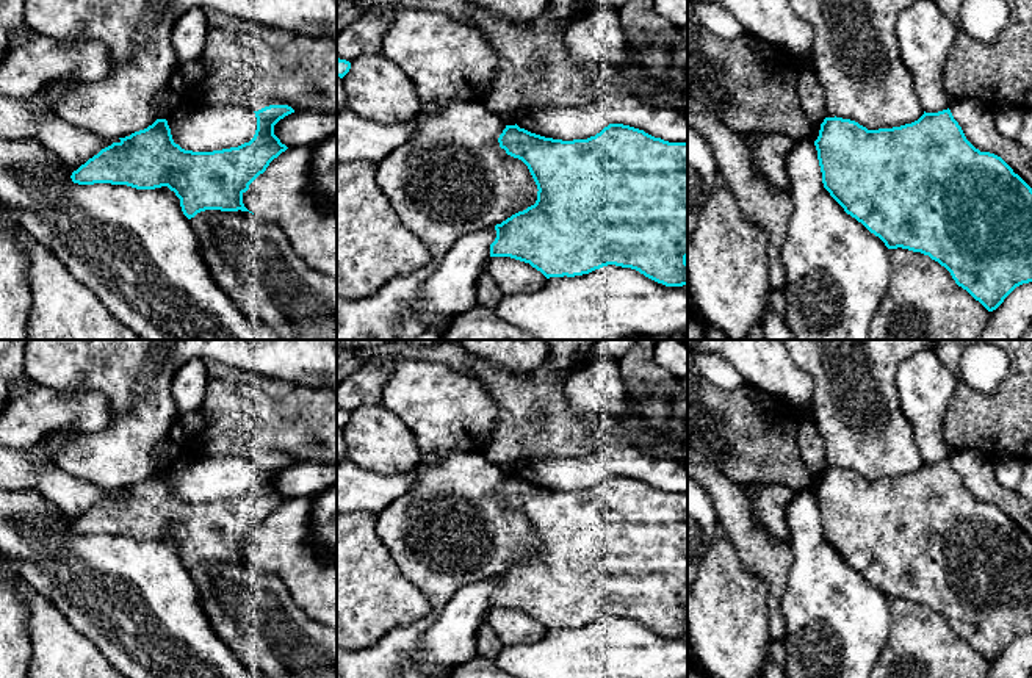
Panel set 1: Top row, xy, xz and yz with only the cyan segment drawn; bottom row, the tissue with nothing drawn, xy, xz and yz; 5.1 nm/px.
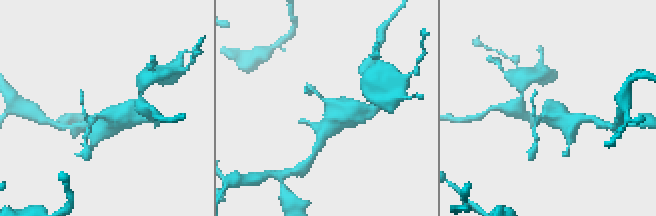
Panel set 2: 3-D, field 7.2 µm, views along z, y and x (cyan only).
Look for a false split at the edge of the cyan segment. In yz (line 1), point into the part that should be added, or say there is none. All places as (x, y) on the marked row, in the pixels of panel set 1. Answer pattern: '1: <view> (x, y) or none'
1: none

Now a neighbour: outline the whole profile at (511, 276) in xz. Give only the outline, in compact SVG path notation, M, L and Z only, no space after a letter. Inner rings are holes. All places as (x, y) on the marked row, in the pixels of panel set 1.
M490 257L485 271L493 277L503 296L531 293L547 282L547 277L529 263L511 257Z

